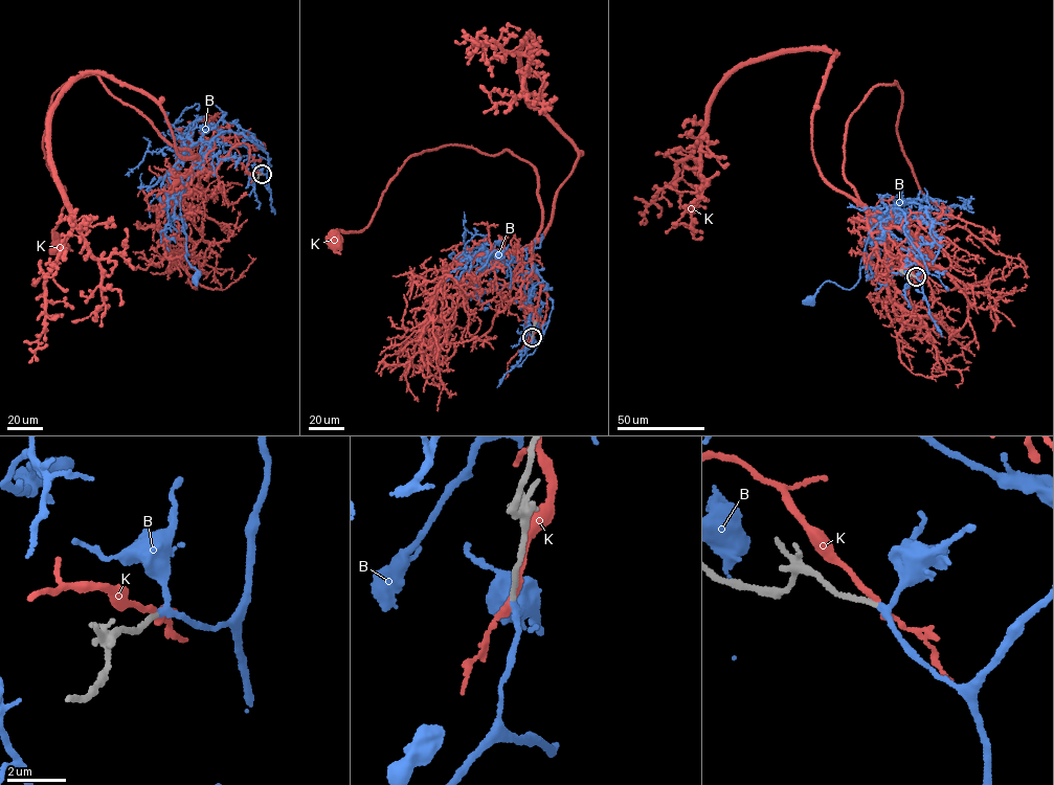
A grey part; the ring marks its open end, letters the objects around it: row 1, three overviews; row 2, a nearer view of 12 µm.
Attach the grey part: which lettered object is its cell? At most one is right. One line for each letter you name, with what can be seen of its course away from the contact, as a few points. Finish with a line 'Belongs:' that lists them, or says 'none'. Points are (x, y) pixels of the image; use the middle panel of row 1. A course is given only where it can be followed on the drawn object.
B: course (532, 337), (533, 345), (541, 340), (552, 300), (541, 277), (516, 258), (493, 254), (478, 270), (499, 252)
Belongs: B

